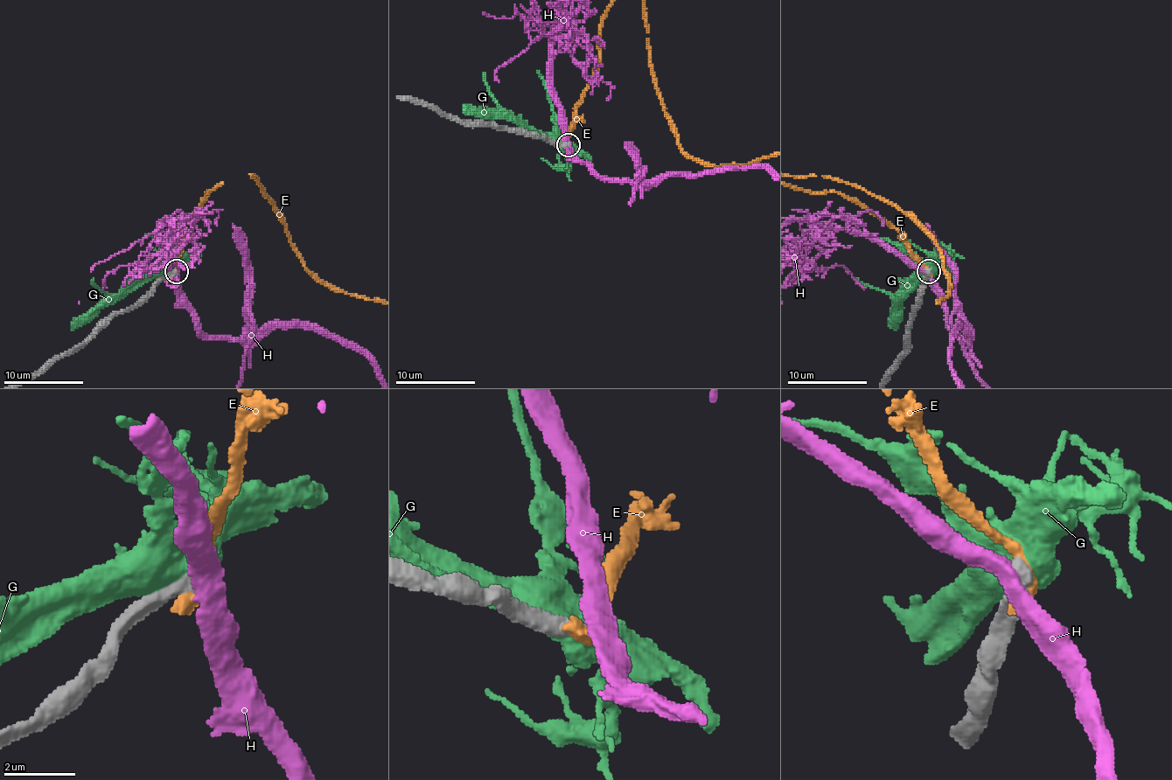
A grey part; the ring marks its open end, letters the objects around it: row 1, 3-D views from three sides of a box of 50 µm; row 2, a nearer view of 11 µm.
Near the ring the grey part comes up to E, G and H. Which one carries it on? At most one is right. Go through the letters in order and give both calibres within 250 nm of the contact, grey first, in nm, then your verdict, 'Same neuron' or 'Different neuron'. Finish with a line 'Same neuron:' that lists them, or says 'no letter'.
E: Thickness 550 nm (grey) against 500 nm. Different neuron
G: Thickness 600 nm (grey) against 900 nm. Different neuron
H: Thickness 480 nm (grey) against 500 nm. Different neuron
Same neuron: no letter

